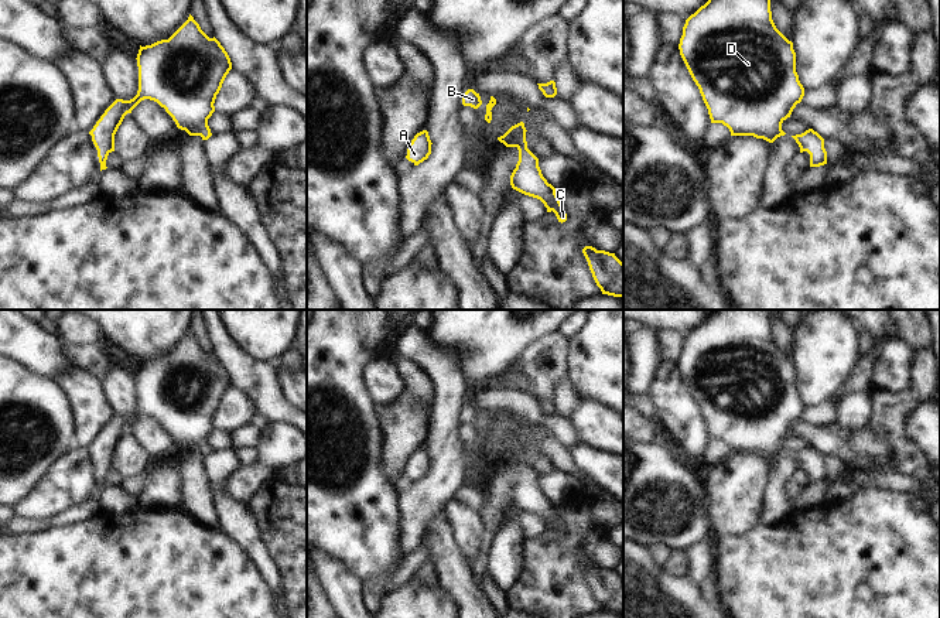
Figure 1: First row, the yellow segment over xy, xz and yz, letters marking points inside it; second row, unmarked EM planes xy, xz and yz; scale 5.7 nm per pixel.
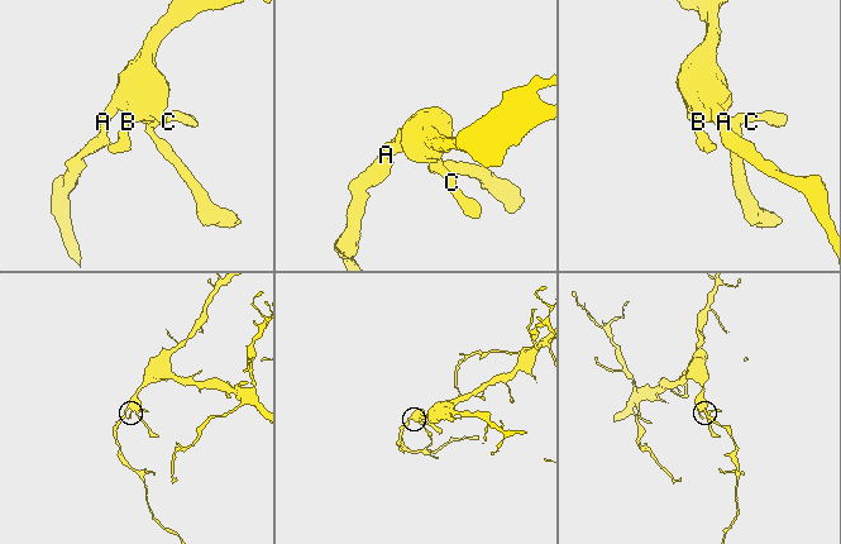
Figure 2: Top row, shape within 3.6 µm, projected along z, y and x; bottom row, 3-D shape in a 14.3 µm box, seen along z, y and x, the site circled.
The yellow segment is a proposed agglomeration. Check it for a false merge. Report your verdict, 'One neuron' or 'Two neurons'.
One neuron.

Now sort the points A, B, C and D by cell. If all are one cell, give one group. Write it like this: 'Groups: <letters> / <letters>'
Groups: A B C D.

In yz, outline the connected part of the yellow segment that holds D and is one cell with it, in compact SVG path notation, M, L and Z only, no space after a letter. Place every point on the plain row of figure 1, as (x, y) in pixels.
M712 310L708 318L686 337L678 366L700 406L711 440L722 440L729 445L731 453L753 453L773 460L786 451L782 440L801 419L804 404L796 389L793 359L772 337L770 314L770 310Z

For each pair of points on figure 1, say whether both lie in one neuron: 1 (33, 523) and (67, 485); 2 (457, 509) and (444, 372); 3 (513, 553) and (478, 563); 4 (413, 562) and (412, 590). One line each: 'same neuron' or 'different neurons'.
1: different neurons
2: different neurons
3: different neurons
4: different neurons

